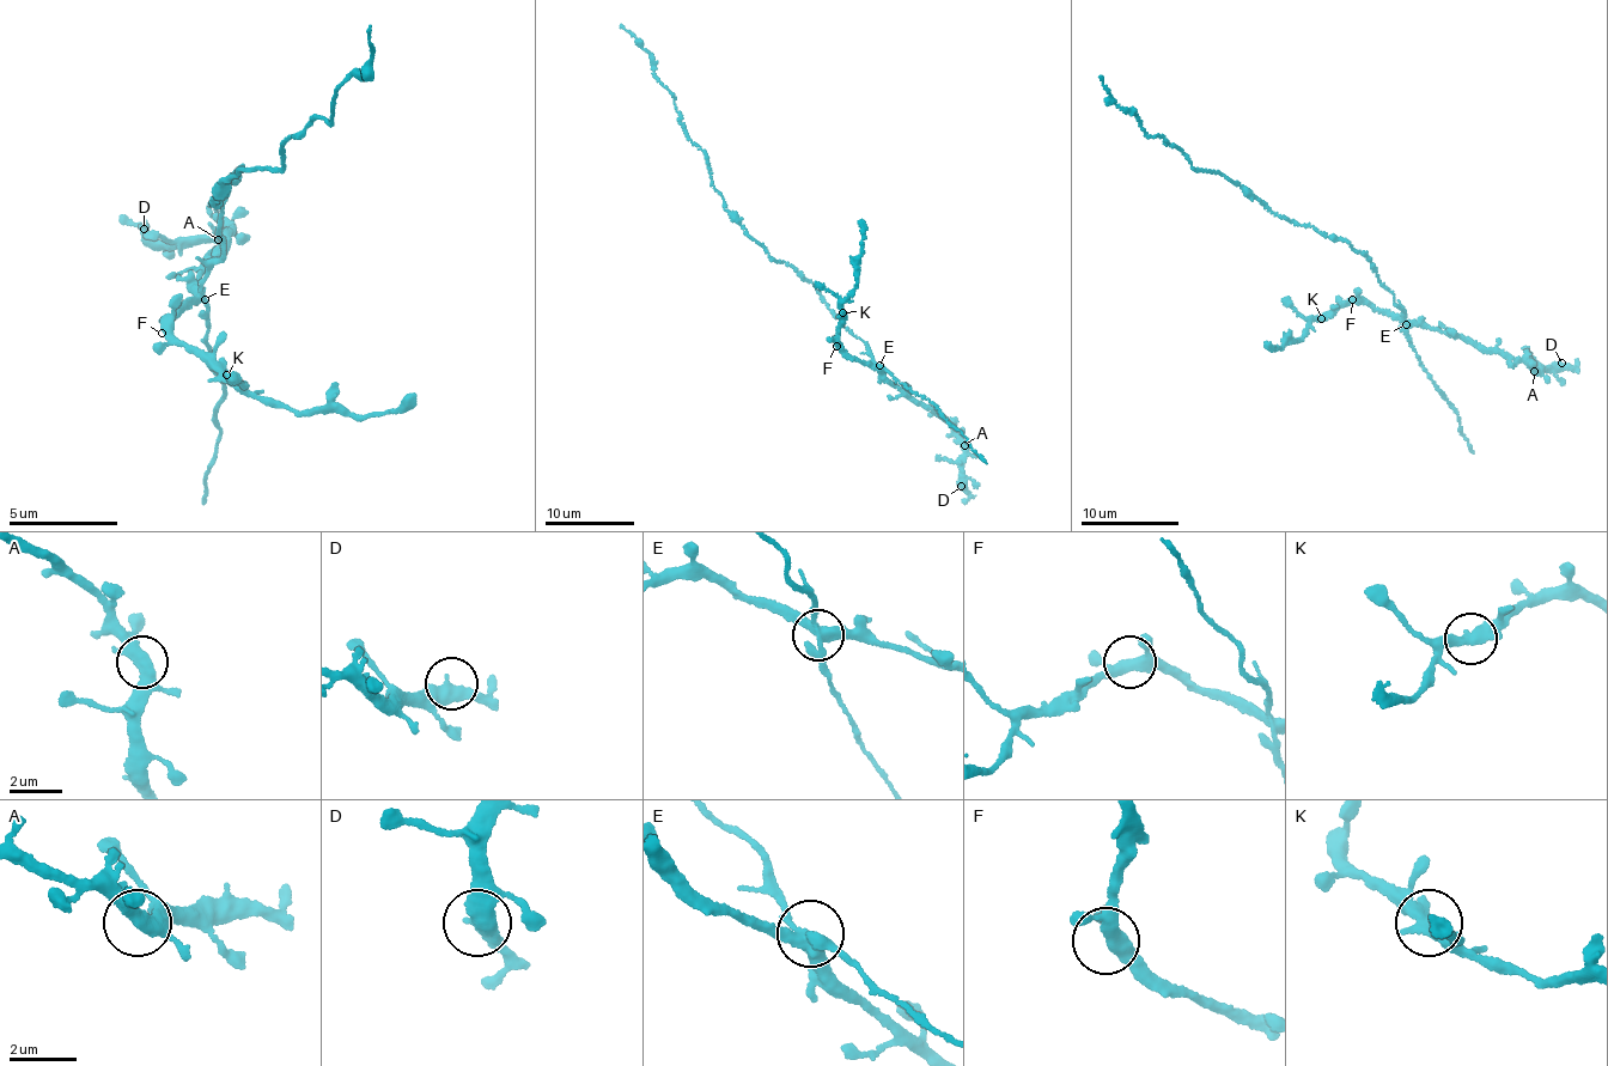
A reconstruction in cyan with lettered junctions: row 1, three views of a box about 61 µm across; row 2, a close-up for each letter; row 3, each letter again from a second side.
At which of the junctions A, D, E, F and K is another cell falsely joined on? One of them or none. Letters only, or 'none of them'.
E

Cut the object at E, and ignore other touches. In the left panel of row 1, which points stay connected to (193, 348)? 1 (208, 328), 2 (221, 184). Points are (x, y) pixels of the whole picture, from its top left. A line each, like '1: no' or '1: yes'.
1: no
2: no

